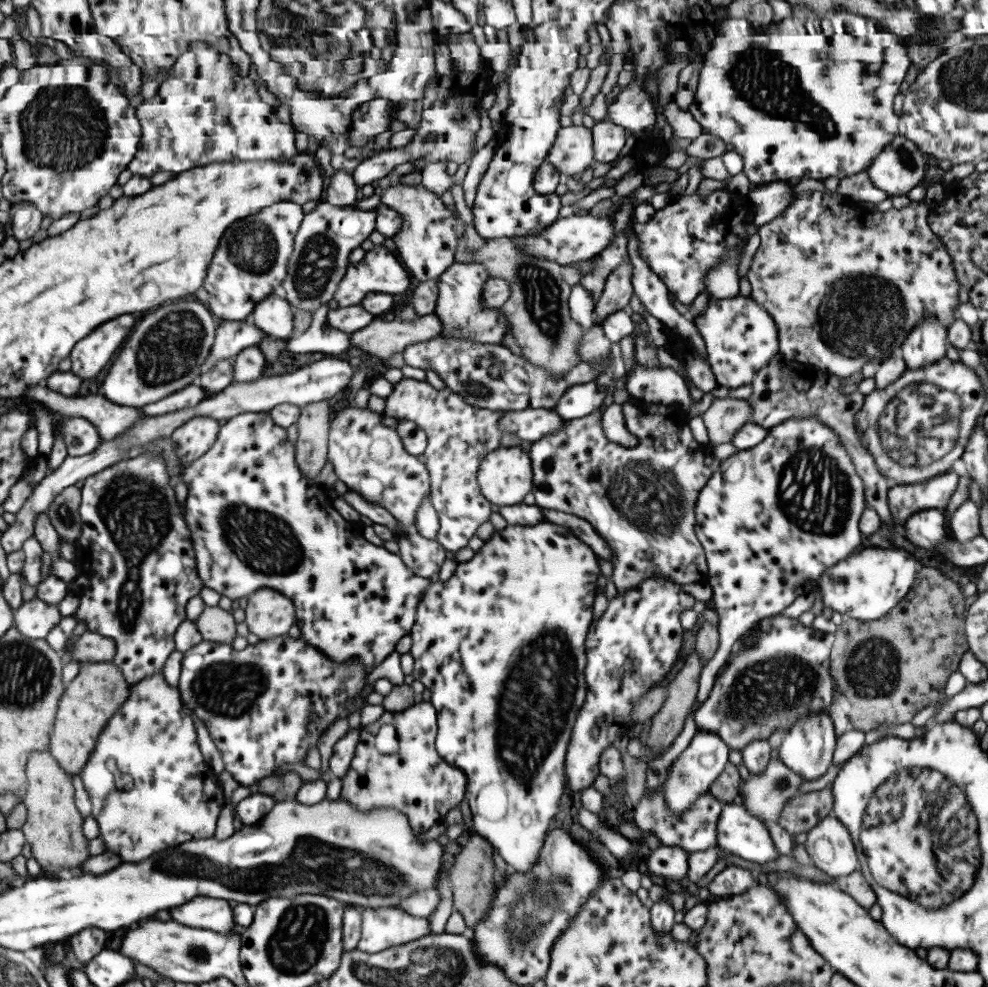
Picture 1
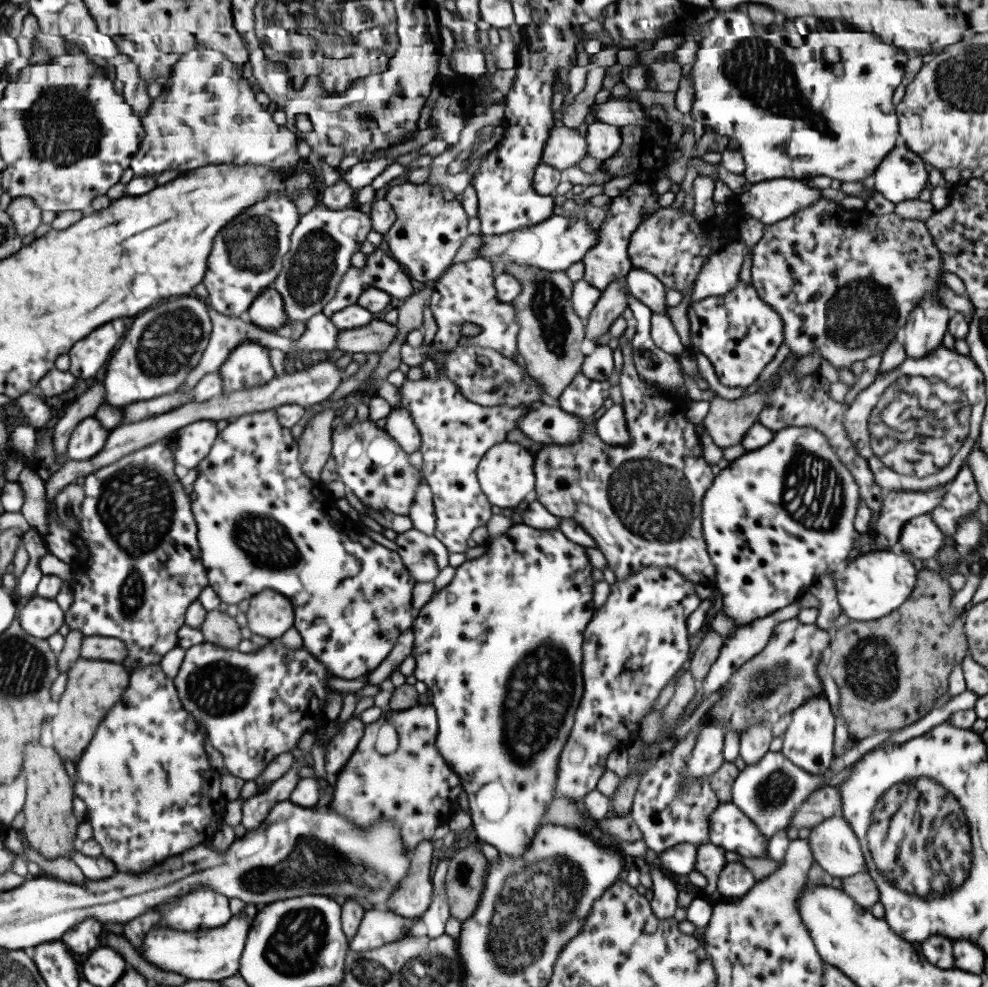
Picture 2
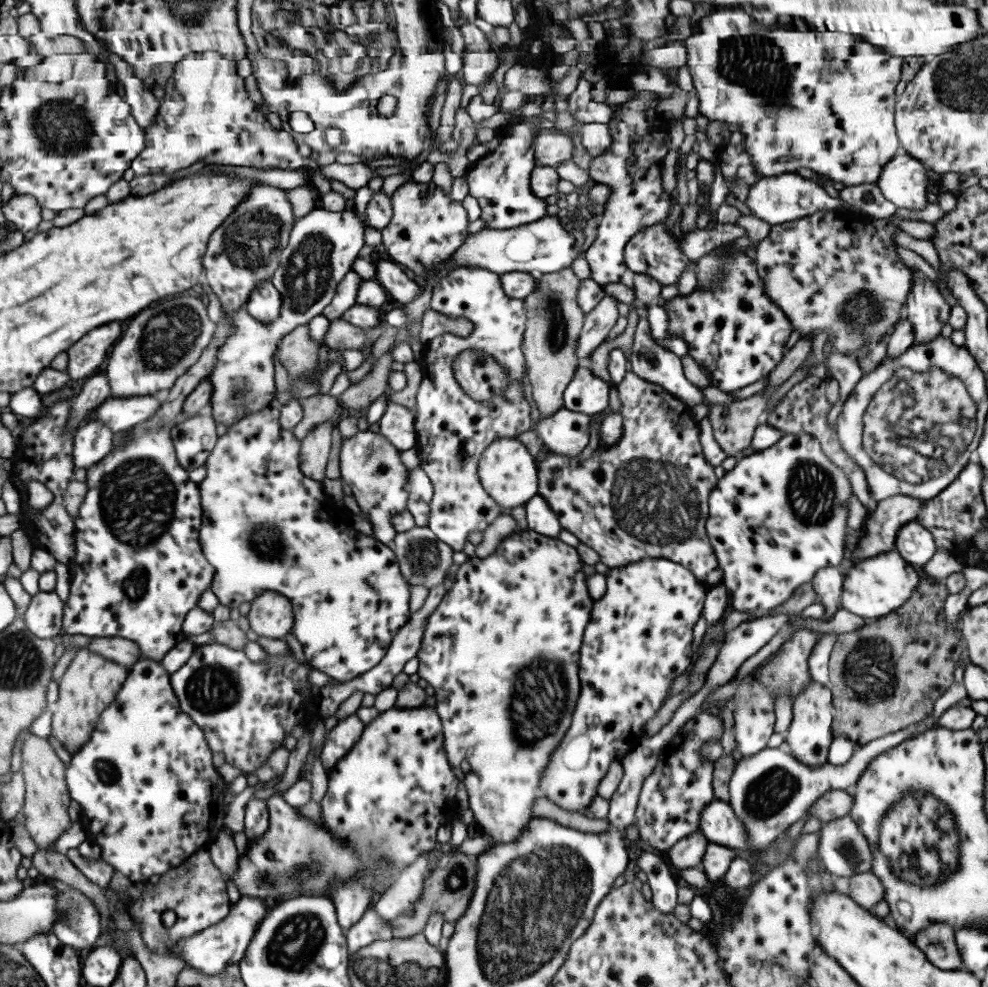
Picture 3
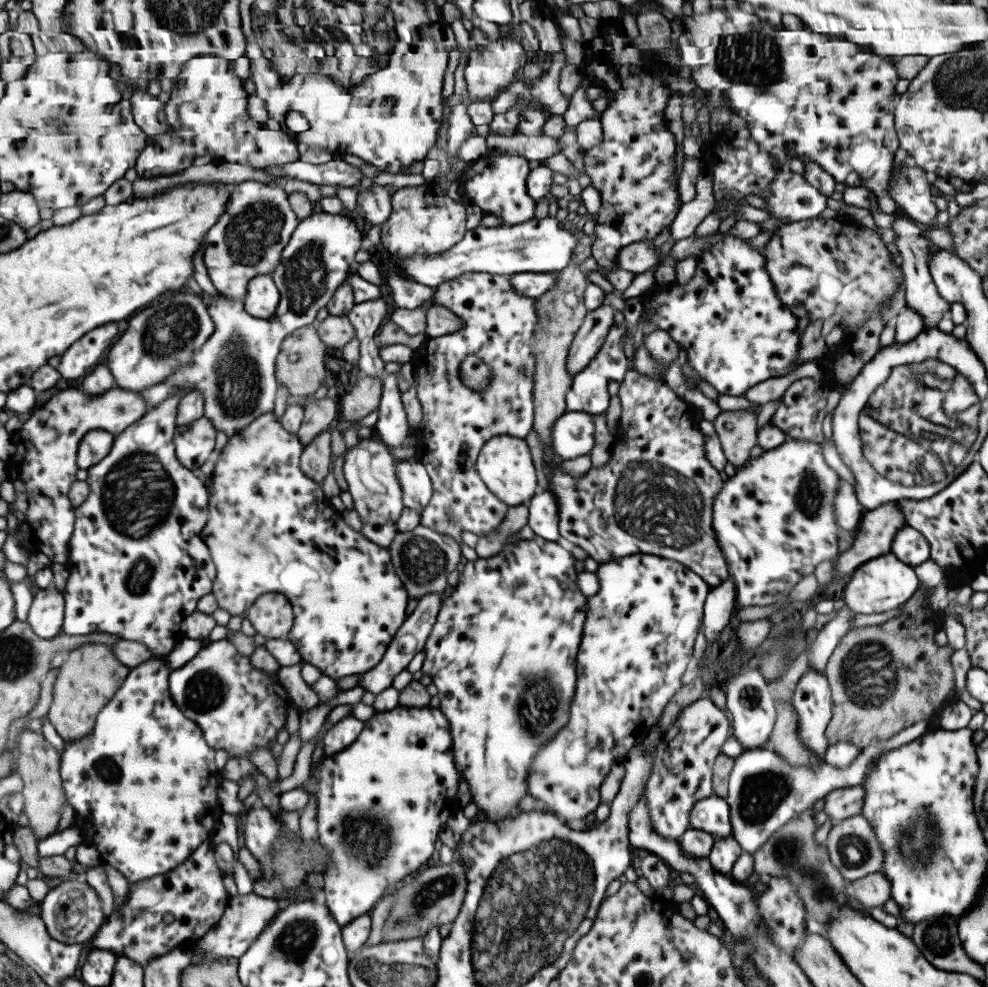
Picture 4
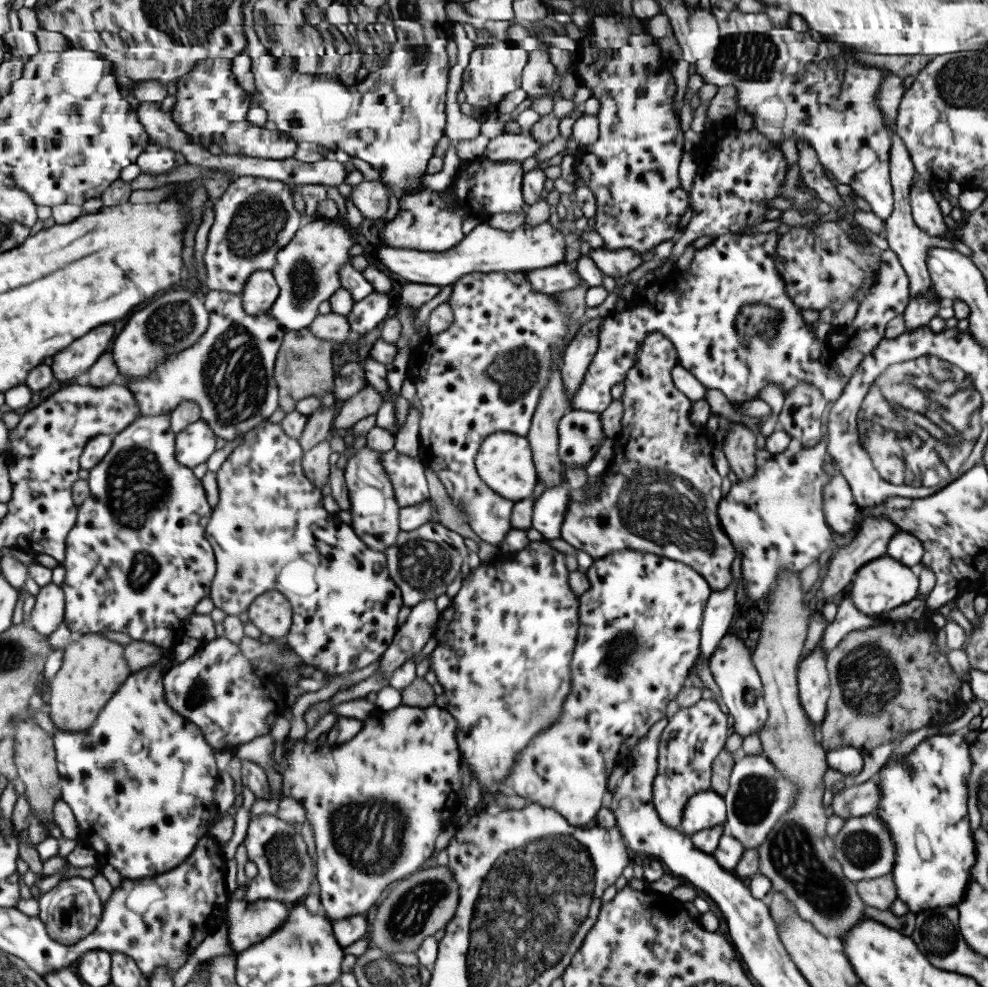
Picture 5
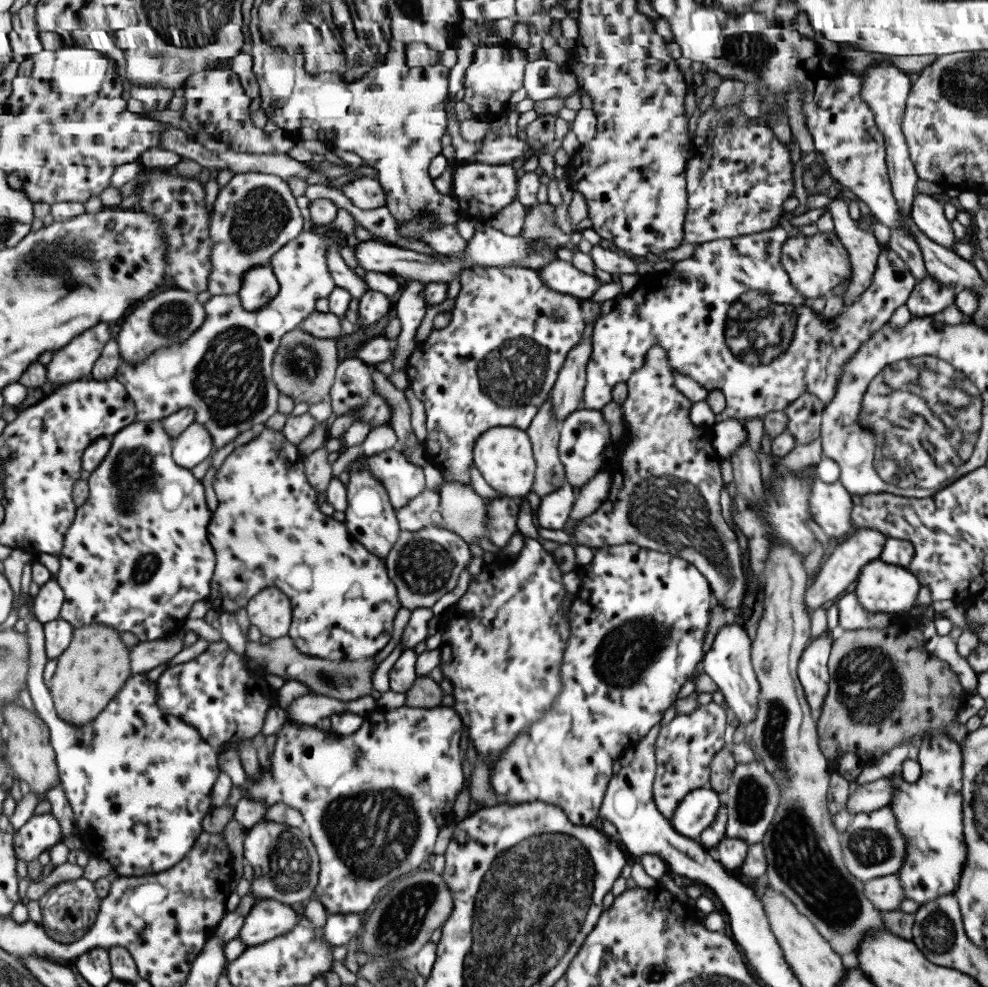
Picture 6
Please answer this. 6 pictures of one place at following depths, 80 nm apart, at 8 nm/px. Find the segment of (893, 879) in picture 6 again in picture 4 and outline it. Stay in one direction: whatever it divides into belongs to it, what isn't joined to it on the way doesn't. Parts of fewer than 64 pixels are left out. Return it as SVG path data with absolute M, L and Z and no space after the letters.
M873 873L849 884L851 895L863 906L882 907L891 898L890 884L881 873Z

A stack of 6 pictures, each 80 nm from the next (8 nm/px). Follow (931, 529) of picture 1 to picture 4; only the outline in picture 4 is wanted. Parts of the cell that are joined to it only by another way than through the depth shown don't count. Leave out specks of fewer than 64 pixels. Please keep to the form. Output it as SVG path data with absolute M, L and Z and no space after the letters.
M904 525L893 537L890 544L890 553L899 562L913 568L928 559L930 546L918 530Z

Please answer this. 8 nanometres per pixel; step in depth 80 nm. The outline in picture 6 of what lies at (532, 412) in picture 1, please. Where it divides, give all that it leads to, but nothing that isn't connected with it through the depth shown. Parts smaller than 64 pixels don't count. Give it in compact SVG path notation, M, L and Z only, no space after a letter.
M579 408L566 416L558 425L559 460L564 468L566 483L572 488L581 488L587 480L591 480L602 468L602 454L606 446L611 444L608 424L598 410Z

